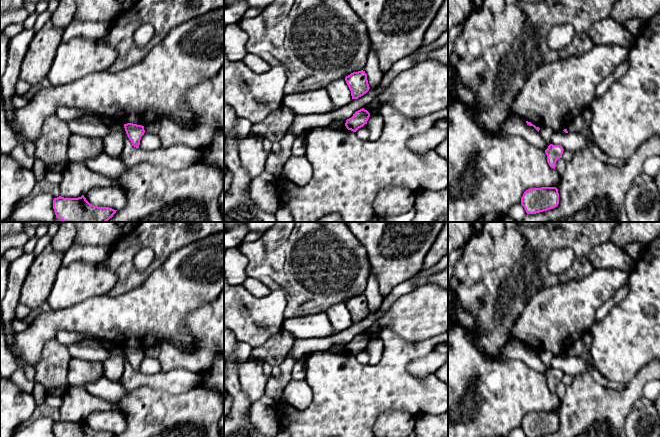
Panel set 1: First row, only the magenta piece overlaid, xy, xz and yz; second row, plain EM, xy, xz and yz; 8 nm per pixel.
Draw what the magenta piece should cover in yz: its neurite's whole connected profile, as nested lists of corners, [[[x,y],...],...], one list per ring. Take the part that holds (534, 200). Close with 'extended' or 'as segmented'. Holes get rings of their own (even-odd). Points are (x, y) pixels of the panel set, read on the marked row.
[[[556,187],[530,188],[521,198],[521,205],[527,214],[536,214],[557,207],[559,193]]] | as segmented

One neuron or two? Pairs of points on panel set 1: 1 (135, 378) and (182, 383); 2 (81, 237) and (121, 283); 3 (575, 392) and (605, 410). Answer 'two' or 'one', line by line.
1: one
2: two
3: one

